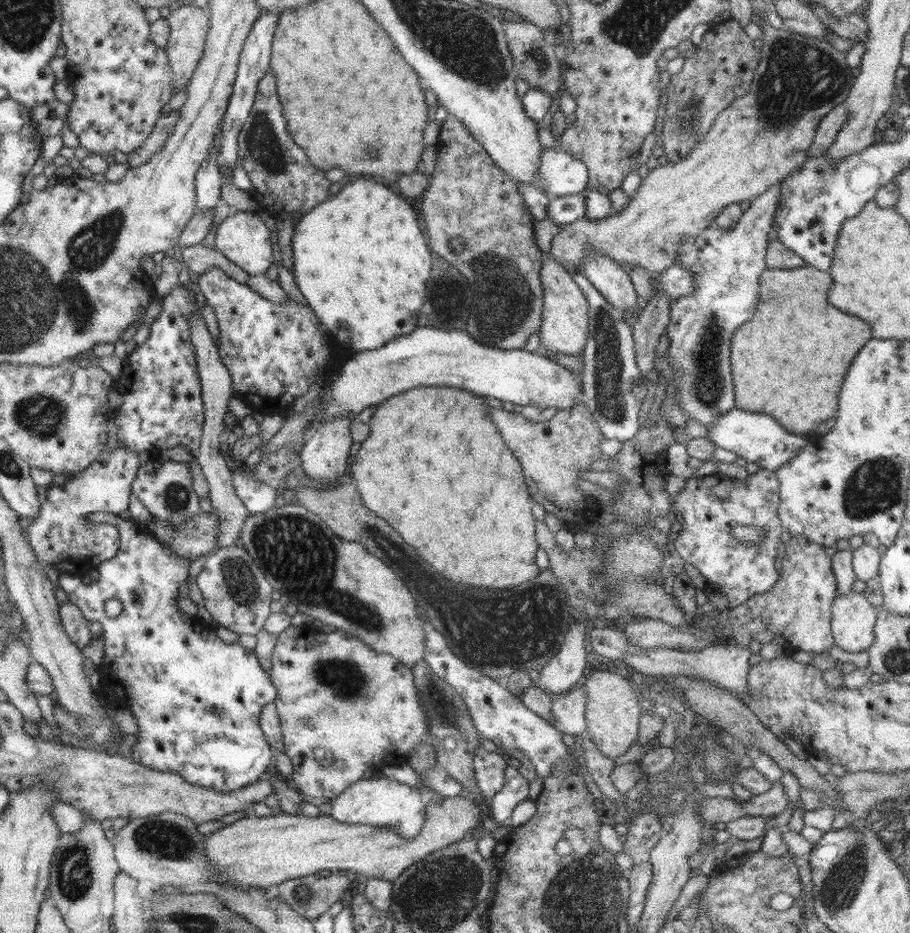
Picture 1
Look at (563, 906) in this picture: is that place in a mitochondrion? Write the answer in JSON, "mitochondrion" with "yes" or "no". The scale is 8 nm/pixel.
{"mitochondrion":"yes"}

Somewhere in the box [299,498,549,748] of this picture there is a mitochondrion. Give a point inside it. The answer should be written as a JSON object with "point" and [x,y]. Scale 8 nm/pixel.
{"point":[444,709]}

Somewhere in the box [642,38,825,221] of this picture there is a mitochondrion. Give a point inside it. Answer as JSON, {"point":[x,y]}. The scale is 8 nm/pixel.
{"point":[691,120]}

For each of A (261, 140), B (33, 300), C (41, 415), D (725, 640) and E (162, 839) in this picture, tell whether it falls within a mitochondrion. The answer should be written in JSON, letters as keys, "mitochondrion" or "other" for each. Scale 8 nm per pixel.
{"A":"mitochondrion","B":"mitochondrion","C":"mitochondrion","D":"other","E":"mitochondrion"}

